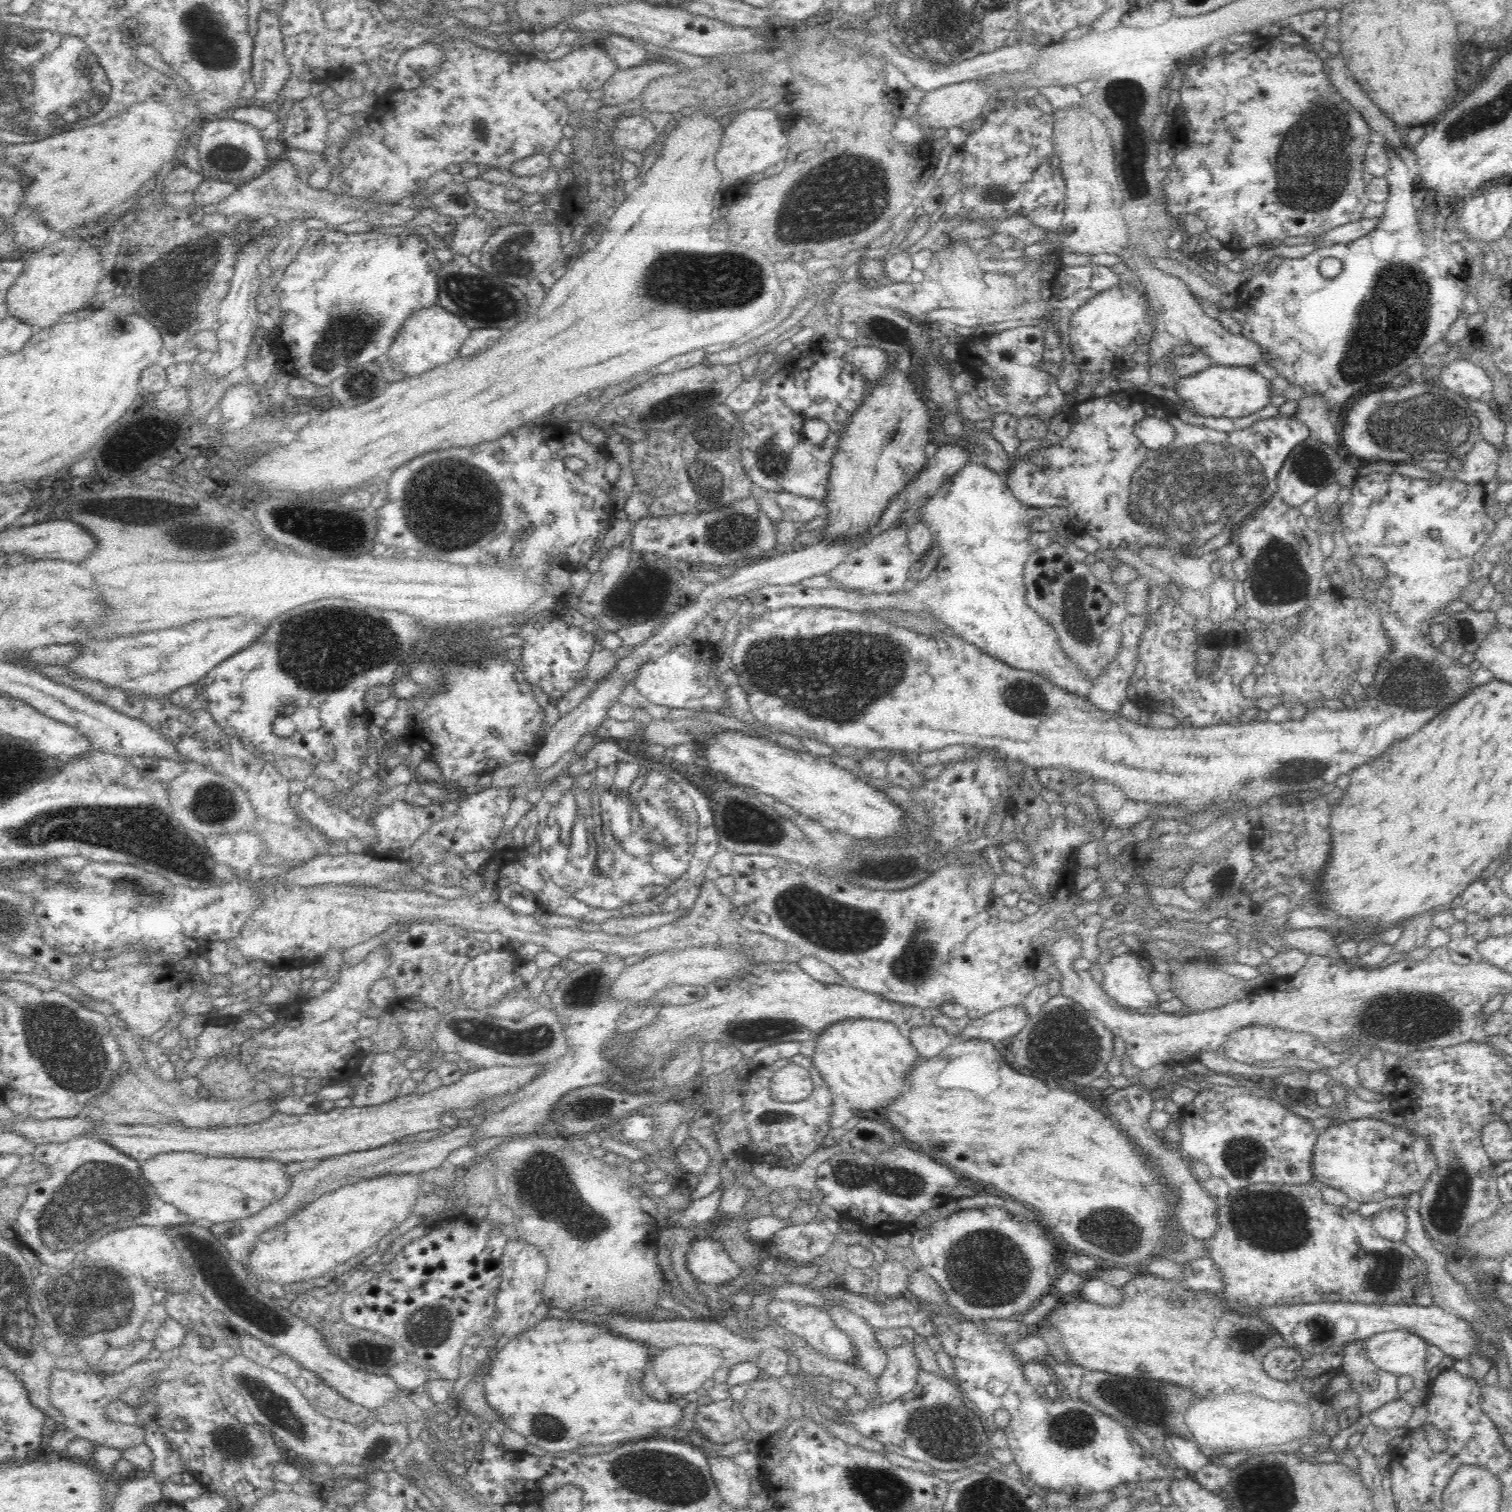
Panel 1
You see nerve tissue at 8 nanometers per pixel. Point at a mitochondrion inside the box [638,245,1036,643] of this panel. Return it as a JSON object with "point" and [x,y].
{"point":[682,279]}

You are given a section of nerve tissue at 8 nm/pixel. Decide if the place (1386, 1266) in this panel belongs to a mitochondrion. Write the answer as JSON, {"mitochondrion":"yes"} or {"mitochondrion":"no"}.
{"mitochondrion":"yes"}

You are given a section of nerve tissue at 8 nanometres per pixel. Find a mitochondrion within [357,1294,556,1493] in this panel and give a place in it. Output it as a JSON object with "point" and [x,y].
{"point":[430,1329]}

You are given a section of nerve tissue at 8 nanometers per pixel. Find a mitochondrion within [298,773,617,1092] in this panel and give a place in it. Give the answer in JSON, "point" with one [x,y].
{"point":[536,1038]}

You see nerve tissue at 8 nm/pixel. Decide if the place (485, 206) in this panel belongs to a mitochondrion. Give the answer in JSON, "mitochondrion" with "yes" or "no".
{"mitochondrion":"no"}

